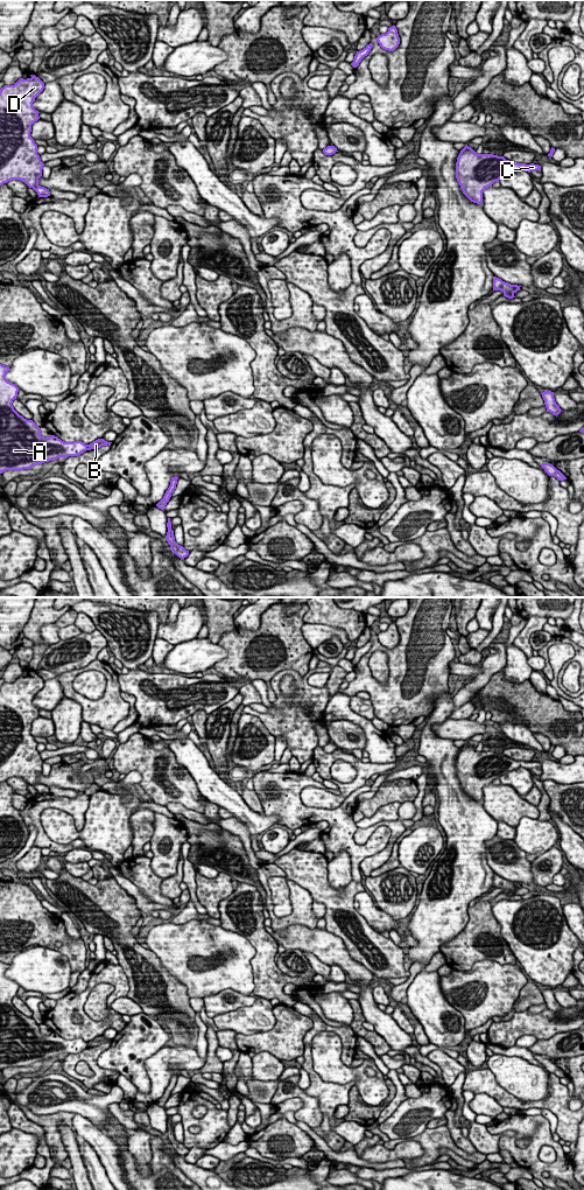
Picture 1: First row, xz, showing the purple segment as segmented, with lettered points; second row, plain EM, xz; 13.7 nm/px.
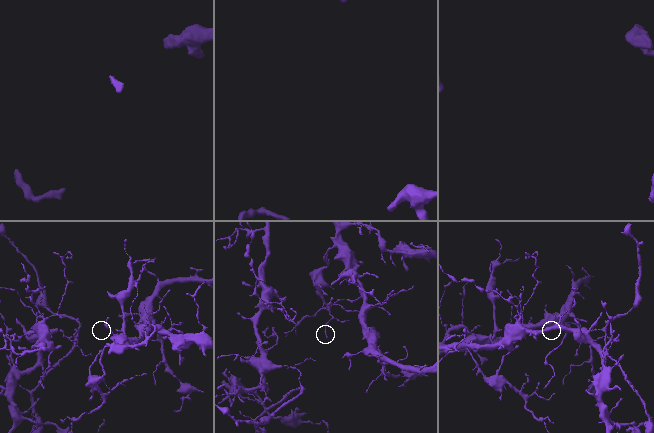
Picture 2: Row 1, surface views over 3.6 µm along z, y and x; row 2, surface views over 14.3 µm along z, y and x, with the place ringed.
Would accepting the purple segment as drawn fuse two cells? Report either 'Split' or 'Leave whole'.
Split

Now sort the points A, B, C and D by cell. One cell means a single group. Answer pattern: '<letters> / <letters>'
A C D / B

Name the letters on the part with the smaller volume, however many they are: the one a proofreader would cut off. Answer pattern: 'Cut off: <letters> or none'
Cut off: B

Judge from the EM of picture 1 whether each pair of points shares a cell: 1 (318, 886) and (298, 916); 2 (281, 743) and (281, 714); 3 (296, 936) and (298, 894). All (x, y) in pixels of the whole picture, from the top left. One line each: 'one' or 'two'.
1: two
2: two
3: two

